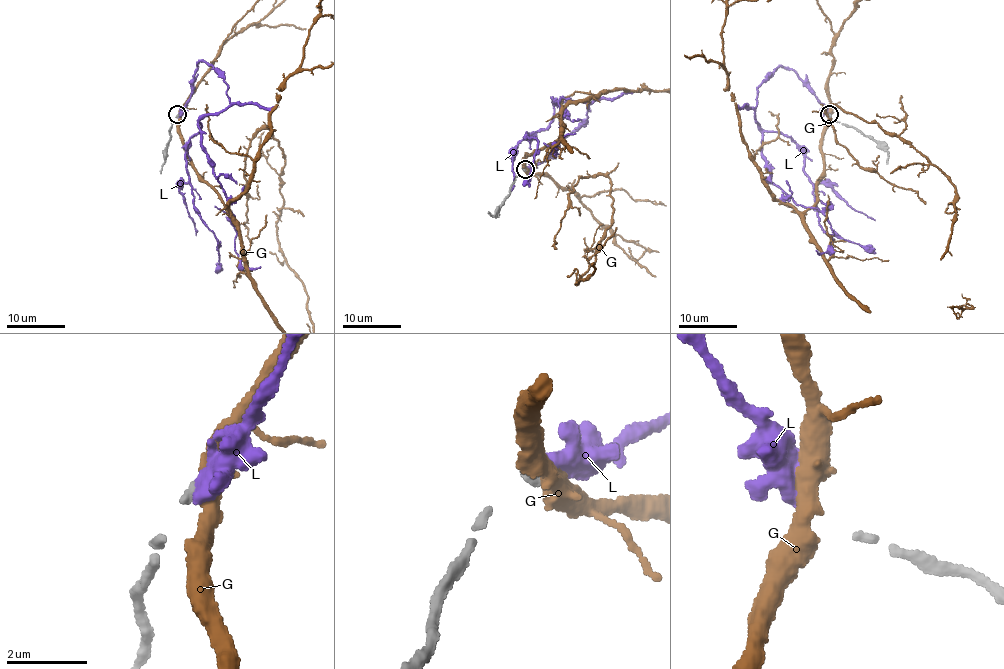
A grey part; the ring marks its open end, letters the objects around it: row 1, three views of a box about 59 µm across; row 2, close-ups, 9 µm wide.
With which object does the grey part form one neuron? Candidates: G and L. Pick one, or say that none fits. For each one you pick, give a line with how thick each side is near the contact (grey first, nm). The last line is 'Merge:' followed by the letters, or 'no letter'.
L: calibres 240 and 500 nm
Merge: L

